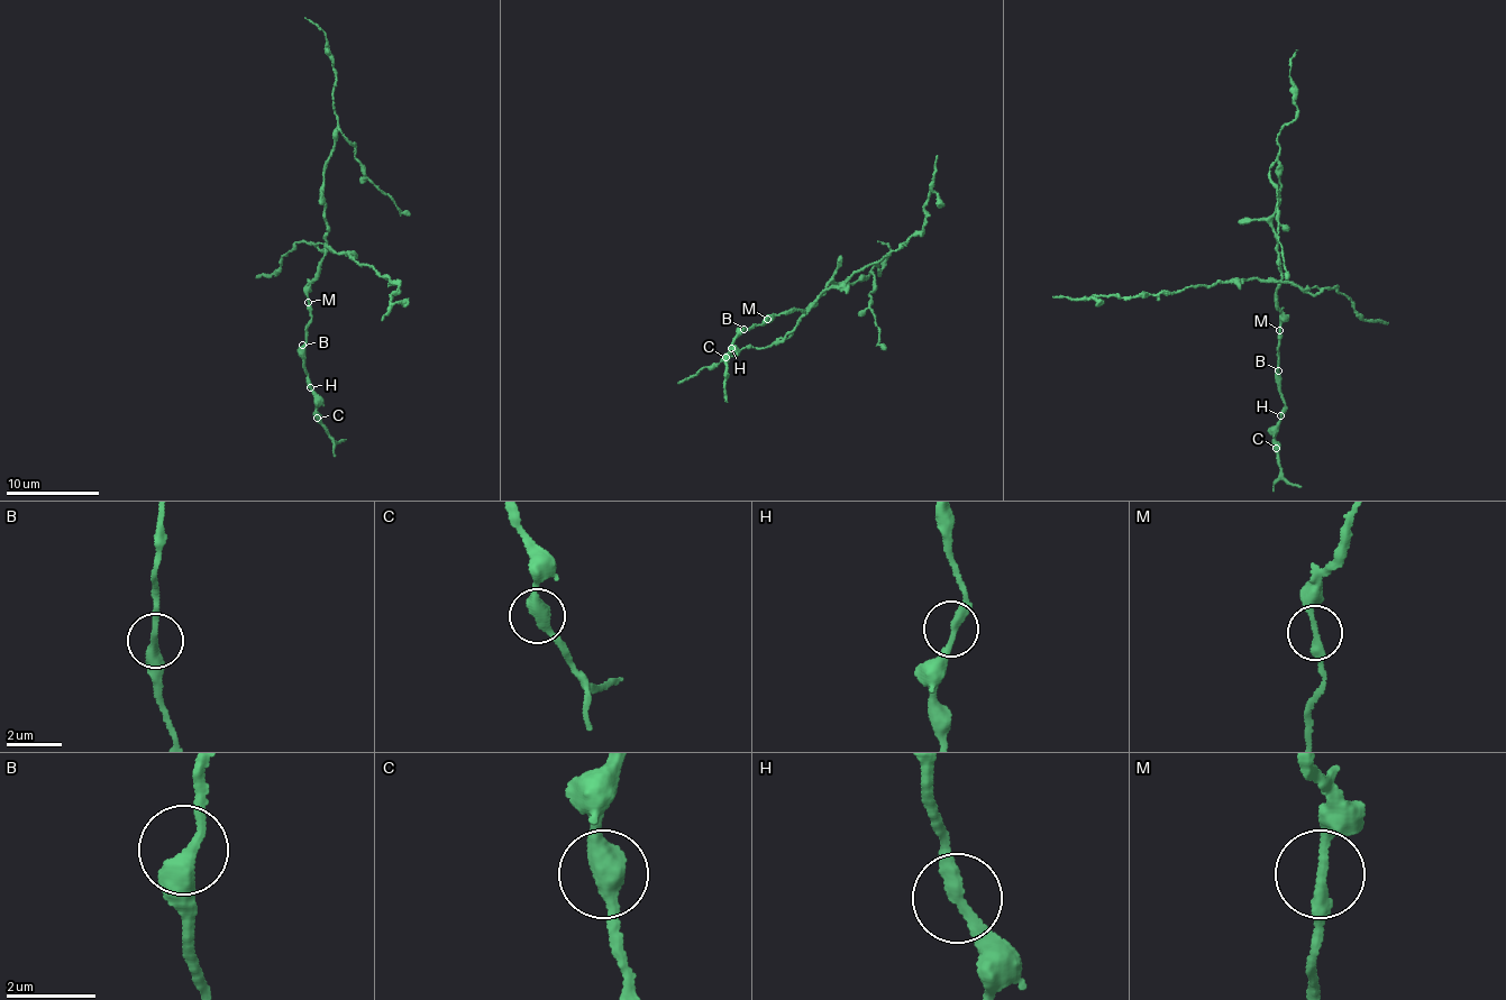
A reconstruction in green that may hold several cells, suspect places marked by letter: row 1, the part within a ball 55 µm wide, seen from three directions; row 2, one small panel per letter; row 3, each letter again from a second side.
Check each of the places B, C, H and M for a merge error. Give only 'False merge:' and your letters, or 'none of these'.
False merge: M

